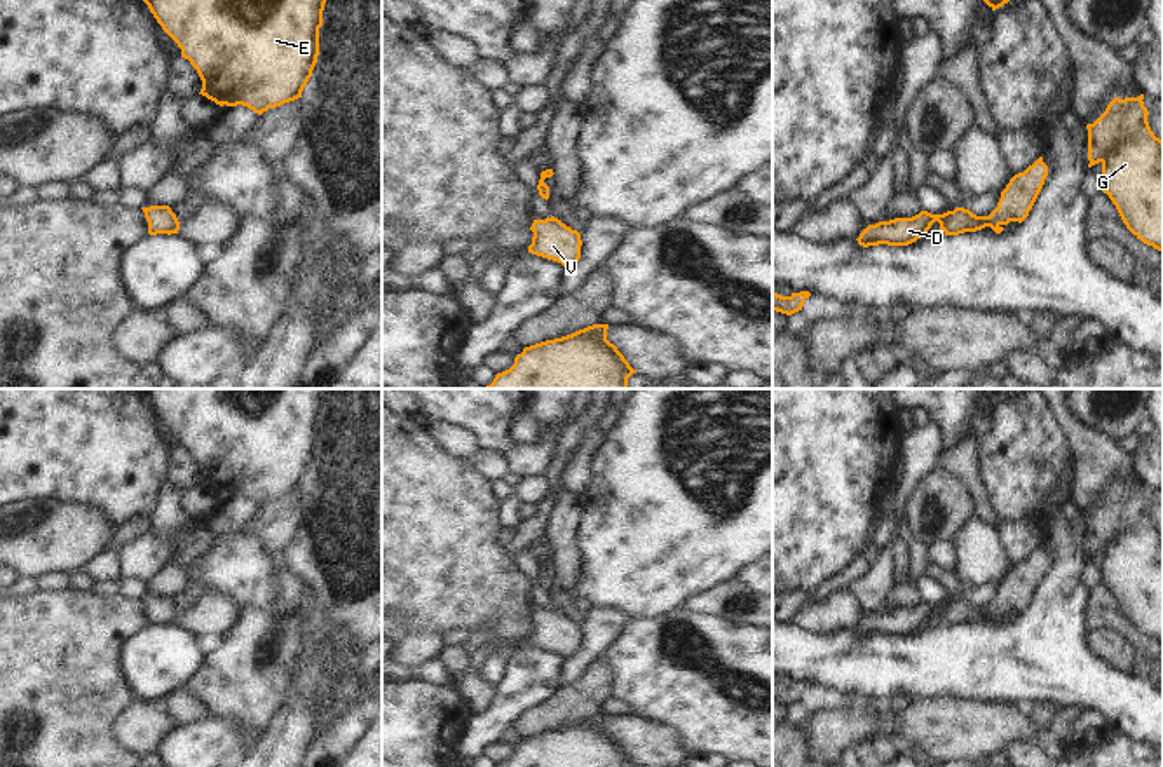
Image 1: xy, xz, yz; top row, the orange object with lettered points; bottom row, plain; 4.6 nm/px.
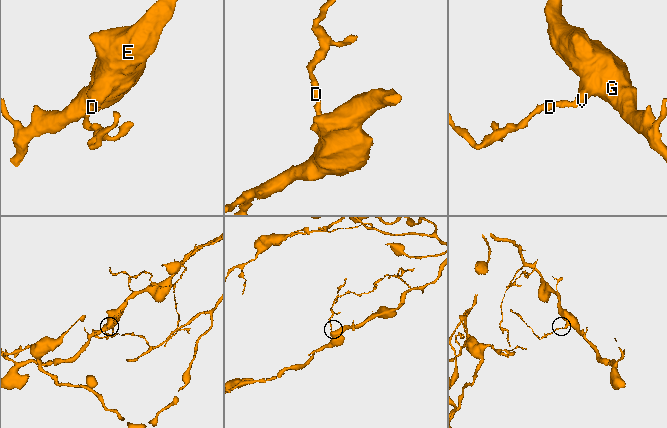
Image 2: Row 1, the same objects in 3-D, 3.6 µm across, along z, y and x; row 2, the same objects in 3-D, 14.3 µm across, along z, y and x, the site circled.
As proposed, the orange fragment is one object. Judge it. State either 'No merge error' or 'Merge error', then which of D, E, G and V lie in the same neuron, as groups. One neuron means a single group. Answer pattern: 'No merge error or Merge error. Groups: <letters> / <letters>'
No merge error. Groups: D E G V

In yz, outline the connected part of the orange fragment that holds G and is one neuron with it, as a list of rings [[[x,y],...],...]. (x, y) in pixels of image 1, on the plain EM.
[[[1144,485],[1114,488],[1105,502],[1088,514],[1088,558],[1102,554],[1104,584],[1116,596],[1126,619],[1163,645],[1163,532],[1147,512]]]

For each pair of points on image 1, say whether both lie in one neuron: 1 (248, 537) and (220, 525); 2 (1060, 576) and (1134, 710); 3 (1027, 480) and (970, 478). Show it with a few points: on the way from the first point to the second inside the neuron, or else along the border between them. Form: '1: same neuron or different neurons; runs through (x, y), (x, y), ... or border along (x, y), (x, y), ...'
1: different neurons; border along (253, 520), (231, 530), (211, 534)
2: same neuron; runs through (1060, 610), (1060, 640), (1099, 678)
3: different neurons; border along (977, 438), (979, 476), (989, 504), (998, 515)

